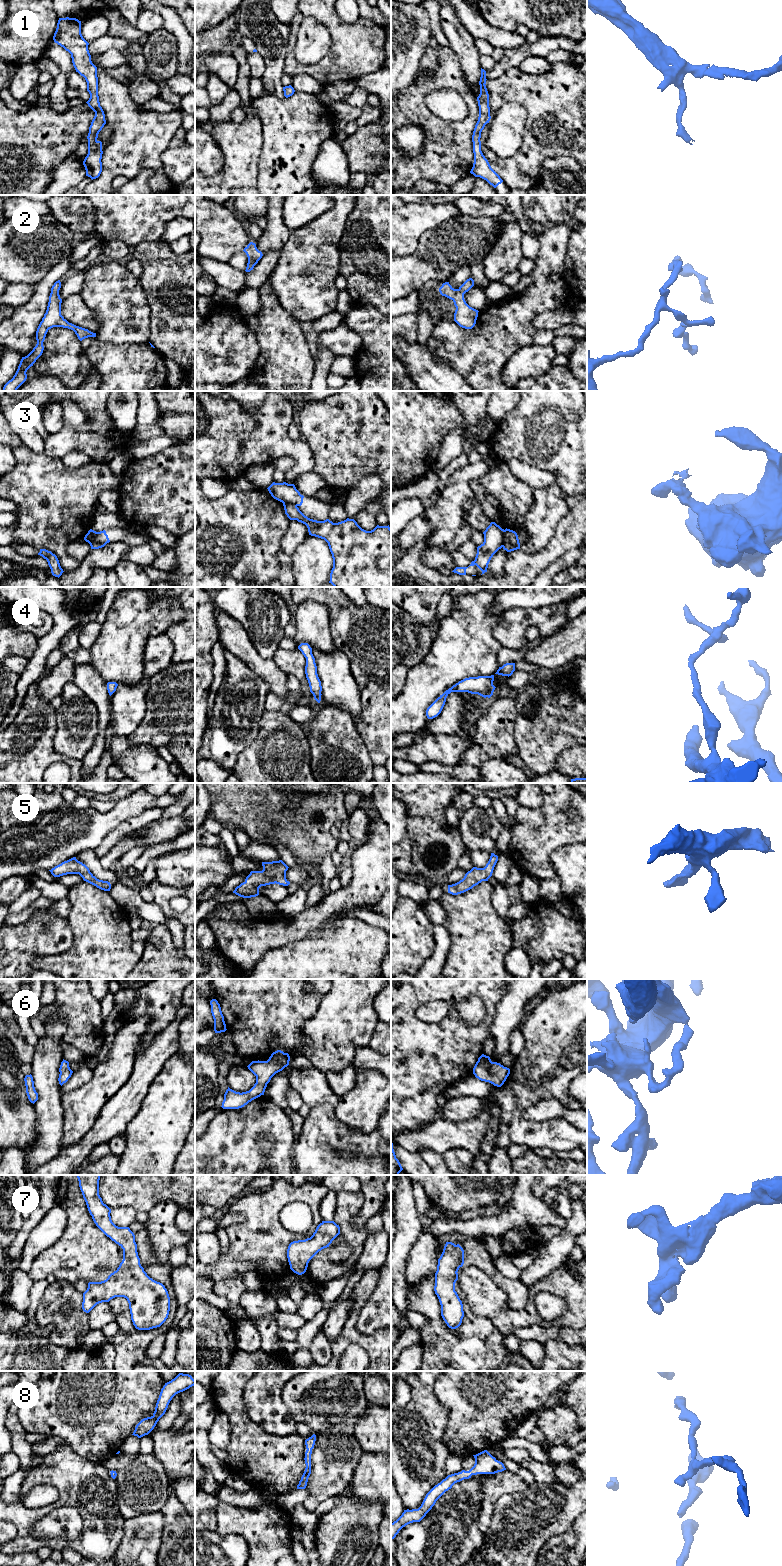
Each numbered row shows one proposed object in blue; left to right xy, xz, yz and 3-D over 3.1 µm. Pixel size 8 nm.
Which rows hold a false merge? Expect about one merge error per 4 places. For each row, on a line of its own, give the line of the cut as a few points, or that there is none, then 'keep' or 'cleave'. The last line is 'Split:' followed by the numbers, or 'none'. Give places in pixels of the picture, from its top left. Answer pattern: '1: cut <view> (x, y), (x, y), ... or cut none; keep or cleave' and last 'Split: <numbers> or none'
1: cut none; keep
2: cut none; keep
3: cut xy (87, 533), (92, 532), (93, 538), (98, 543), (104, 545); cleave
4: cut none; keep
5: cut none; keep
6: cut none; keep
7: cut none; keep
8: cut none; keep
Split: 3

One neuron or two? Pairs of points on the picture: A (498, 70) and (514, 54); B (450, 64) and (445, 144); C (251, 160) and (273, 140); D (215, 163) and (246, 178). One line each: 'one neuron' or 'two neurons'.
A: one neuron
B: one neuron
C: two neurons
D: two neurons

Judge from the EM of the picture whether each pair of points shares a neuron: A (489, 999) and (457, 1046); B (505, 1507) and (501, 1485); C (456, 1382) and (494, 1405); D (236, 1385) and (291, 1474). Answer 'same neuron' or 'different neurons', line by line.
A: same neuron
B: different neurons
C: same neuron
D: same neuron

